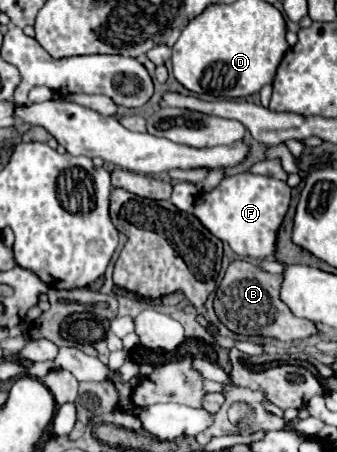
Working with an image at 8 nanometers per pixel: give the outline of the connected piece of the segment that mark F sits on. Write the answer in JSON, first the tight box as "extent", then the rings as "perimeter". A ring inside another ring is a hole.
{"extent":[194,173,290,259],"perimeter":[[[238,173],[224,177],[216,189],[198,195],[194,215],[216,235],[228,243],[236,255],[266,259],[276,253],[276,235],[290,205],[290,187],[284,181],[264,175]]]}

